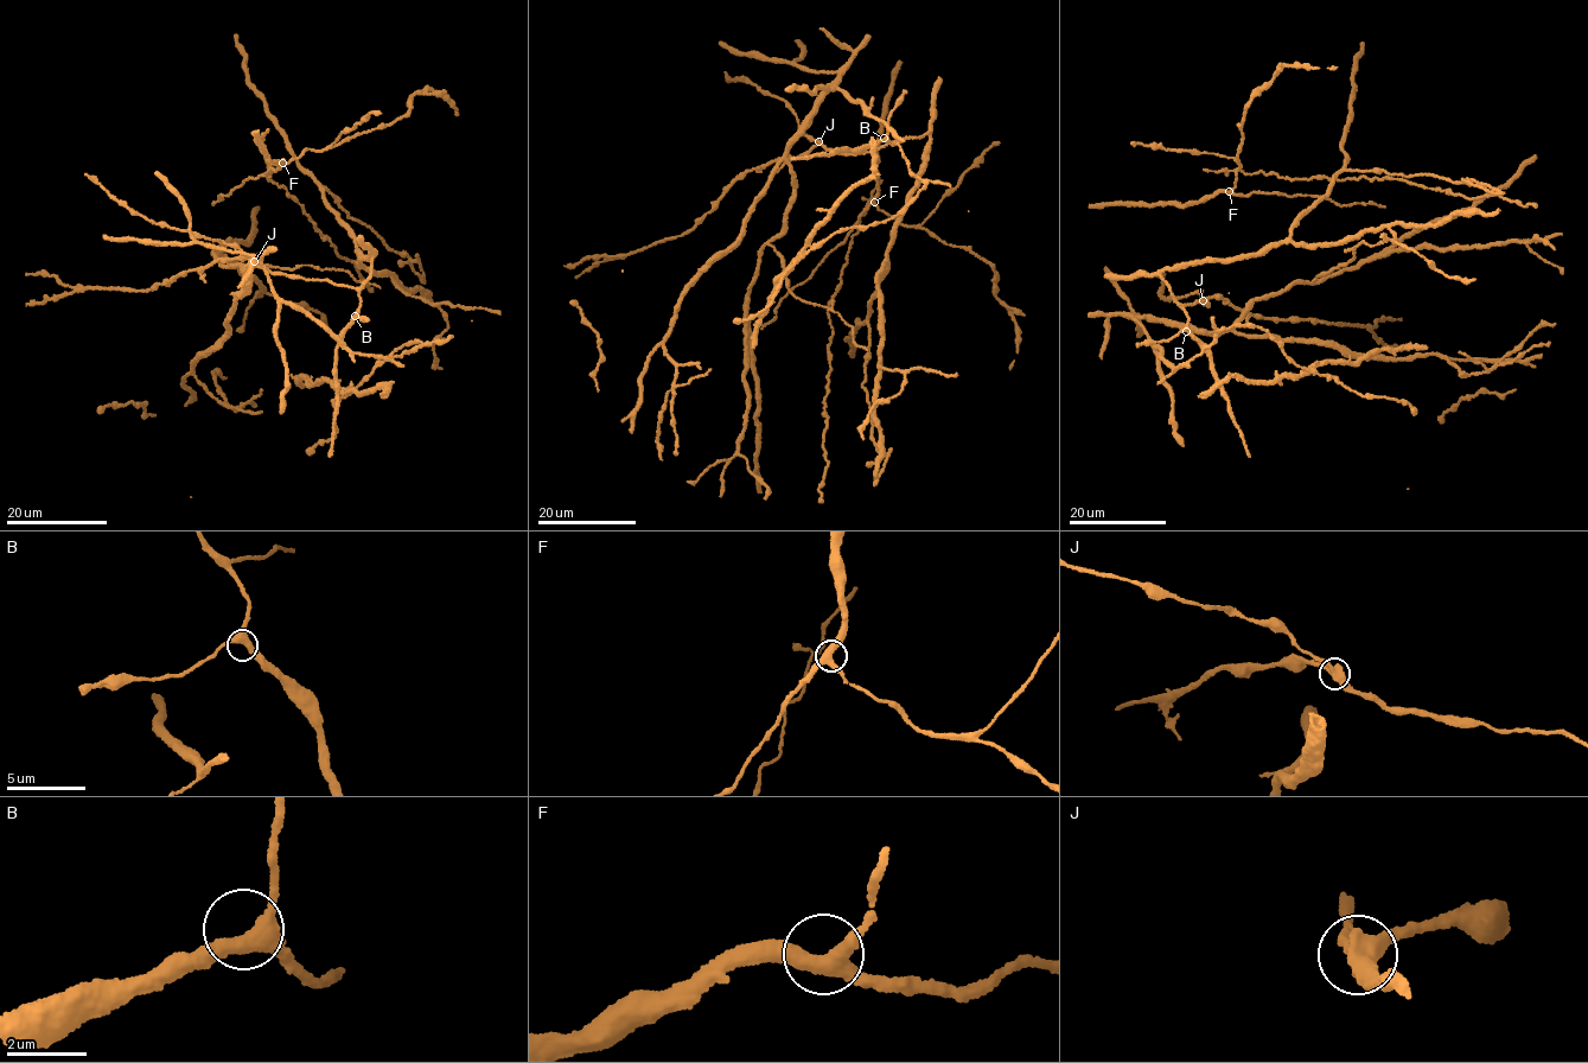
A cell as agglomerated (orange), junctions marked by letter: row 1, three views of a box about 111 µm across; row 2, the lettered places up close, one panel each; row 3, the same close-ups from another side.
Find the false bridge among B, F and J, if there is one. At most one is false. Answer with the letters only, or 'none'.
none

